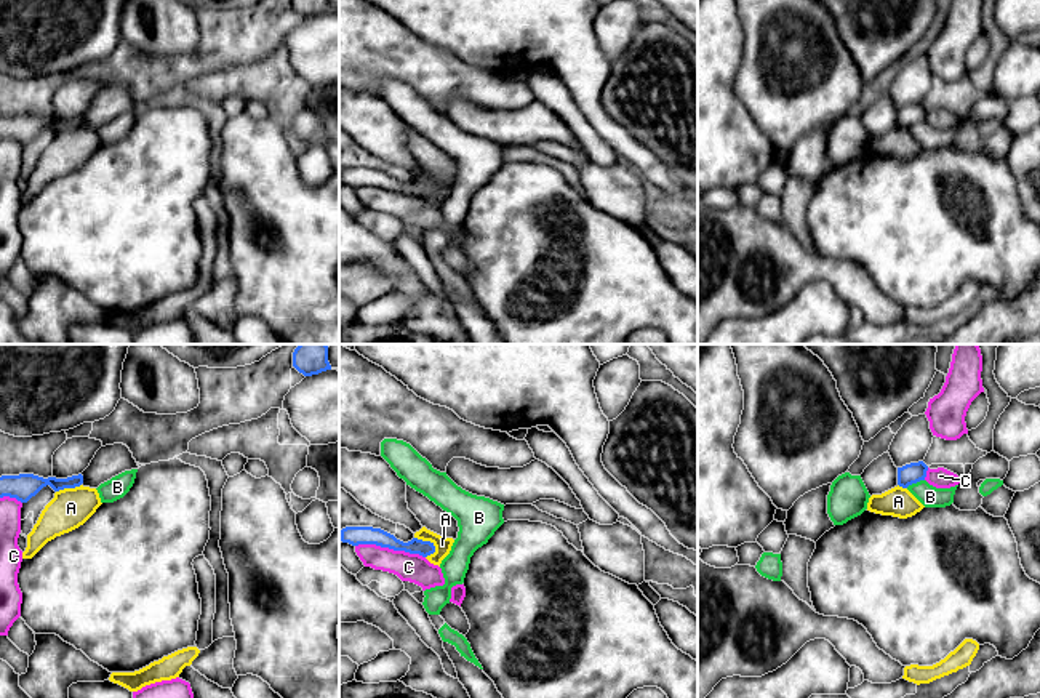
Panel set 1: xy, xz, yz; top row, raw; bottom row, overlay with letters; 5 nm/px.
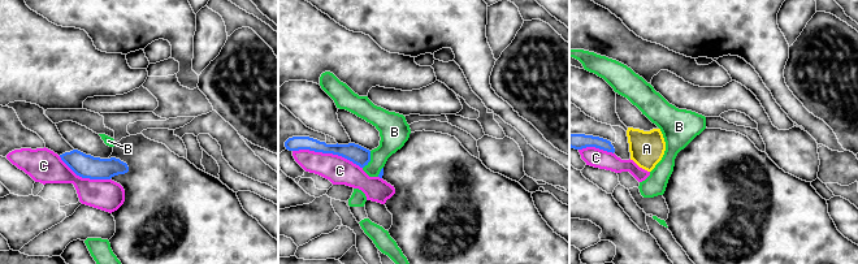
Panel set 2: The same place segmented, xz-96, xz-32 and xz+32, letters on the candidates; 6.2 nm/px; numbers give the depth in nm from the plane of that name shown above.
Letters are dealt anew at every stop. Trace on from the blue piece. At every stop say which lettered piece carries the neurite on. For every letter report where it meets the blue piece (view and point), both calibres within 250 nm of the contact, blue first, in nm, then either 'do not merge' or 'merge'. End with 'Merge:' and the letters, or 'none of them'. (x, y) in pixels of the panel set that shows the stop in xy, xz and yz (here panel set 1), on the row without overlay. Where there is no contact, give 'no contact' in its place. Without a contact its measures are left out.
A: meets blue in xz at (428, 183); 90 nm thick on the blue side, 80 nm on the other; do not merge
B: meets blue in yz at (914, 124); 100 nm thick on the blue side, 110 nm on the other; do not merge
C: meets blue in xz at (391, 189); 100 nm thick on the blue side, 140 nm on the other; do not merge
Merge: none of them

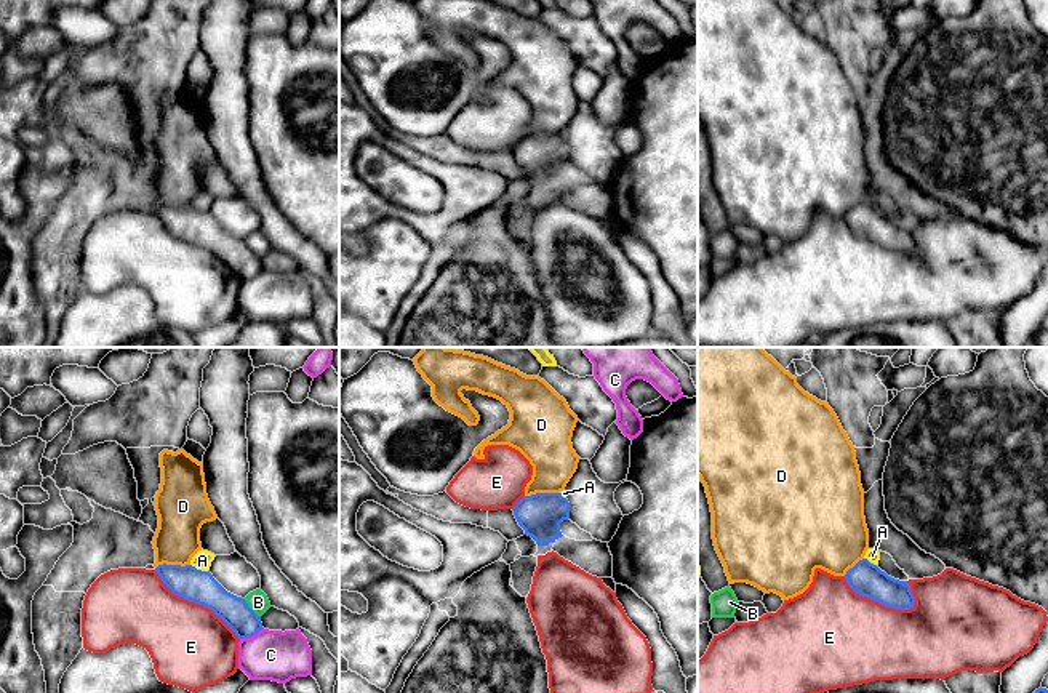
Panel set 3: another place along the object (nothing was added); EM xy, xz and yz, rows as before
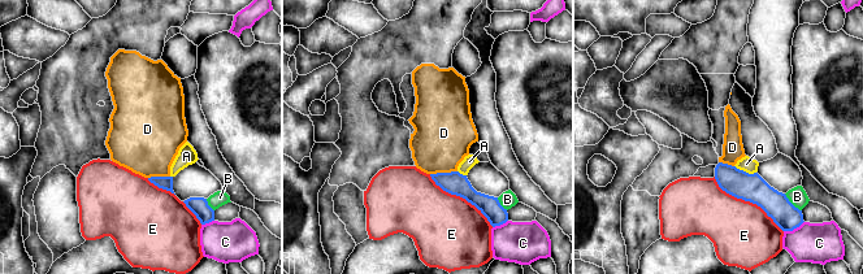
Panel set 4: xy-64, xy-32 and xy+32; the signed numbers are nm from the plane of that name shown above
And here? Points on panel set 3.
A: meets blue in xy at (199, 212); 160 nm thick on the blue side, 100 nm on the other; do not merge
B: meets blue in xy at (250, 250); 150 nm thick on the blue side, 100 nm on the other; do not merge
C: meets blue in xy at (252, 277); 150 nm thick on the blue side, 260 nm on the other; do not merge
D: meets blue in xy at (172, 207); 160 nm thick on the blue side, 220 nm on the other; do not merge
E: meets blue in yz at (879, 244); 170 nm thick on the blue side, 460 nm on the other; do not merge
Merge: none of them

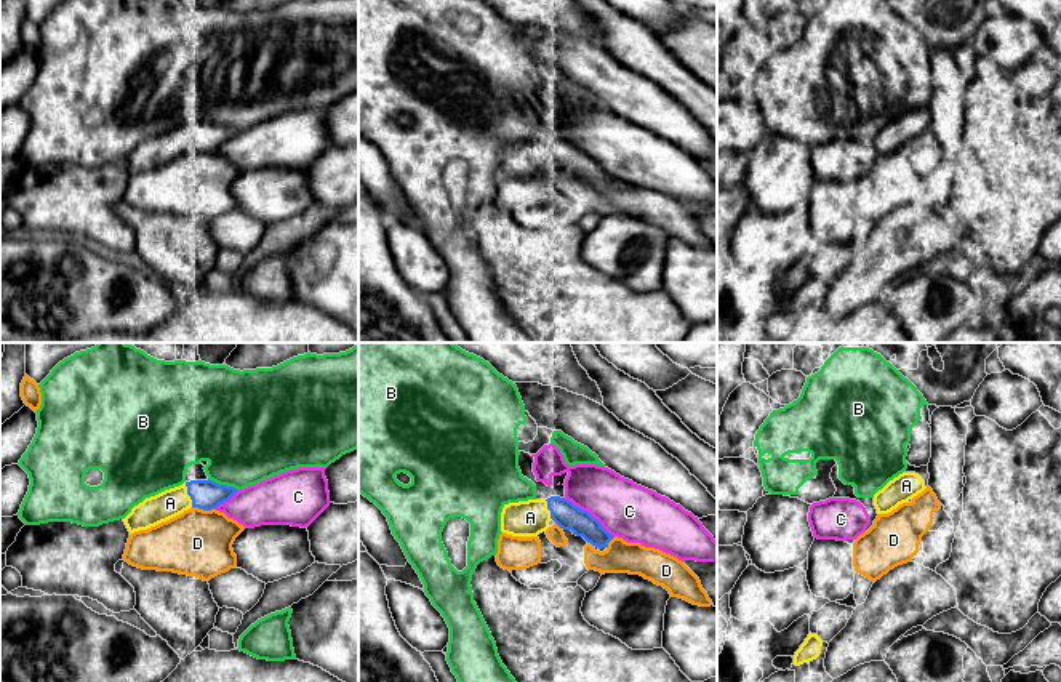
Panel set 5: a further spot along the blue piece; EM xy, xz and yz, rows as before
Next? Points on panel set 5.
A: meets blue in xy at (188, 135); 150 nm thick on the blue side, 140 nm on the other; merge
B: meets blue in xy at (223, 127); 150 nm thick on the blue side, 420 nm on the other; do not merge
C: meets blue in xz at (588, 154); 140 nm thick on the blue side, 280 nm on the other; do not merge
D: meets blue in xy at (204, 151); 150 nm thick on the blue side, 340 nm on the other; do not merge
Merge: A

